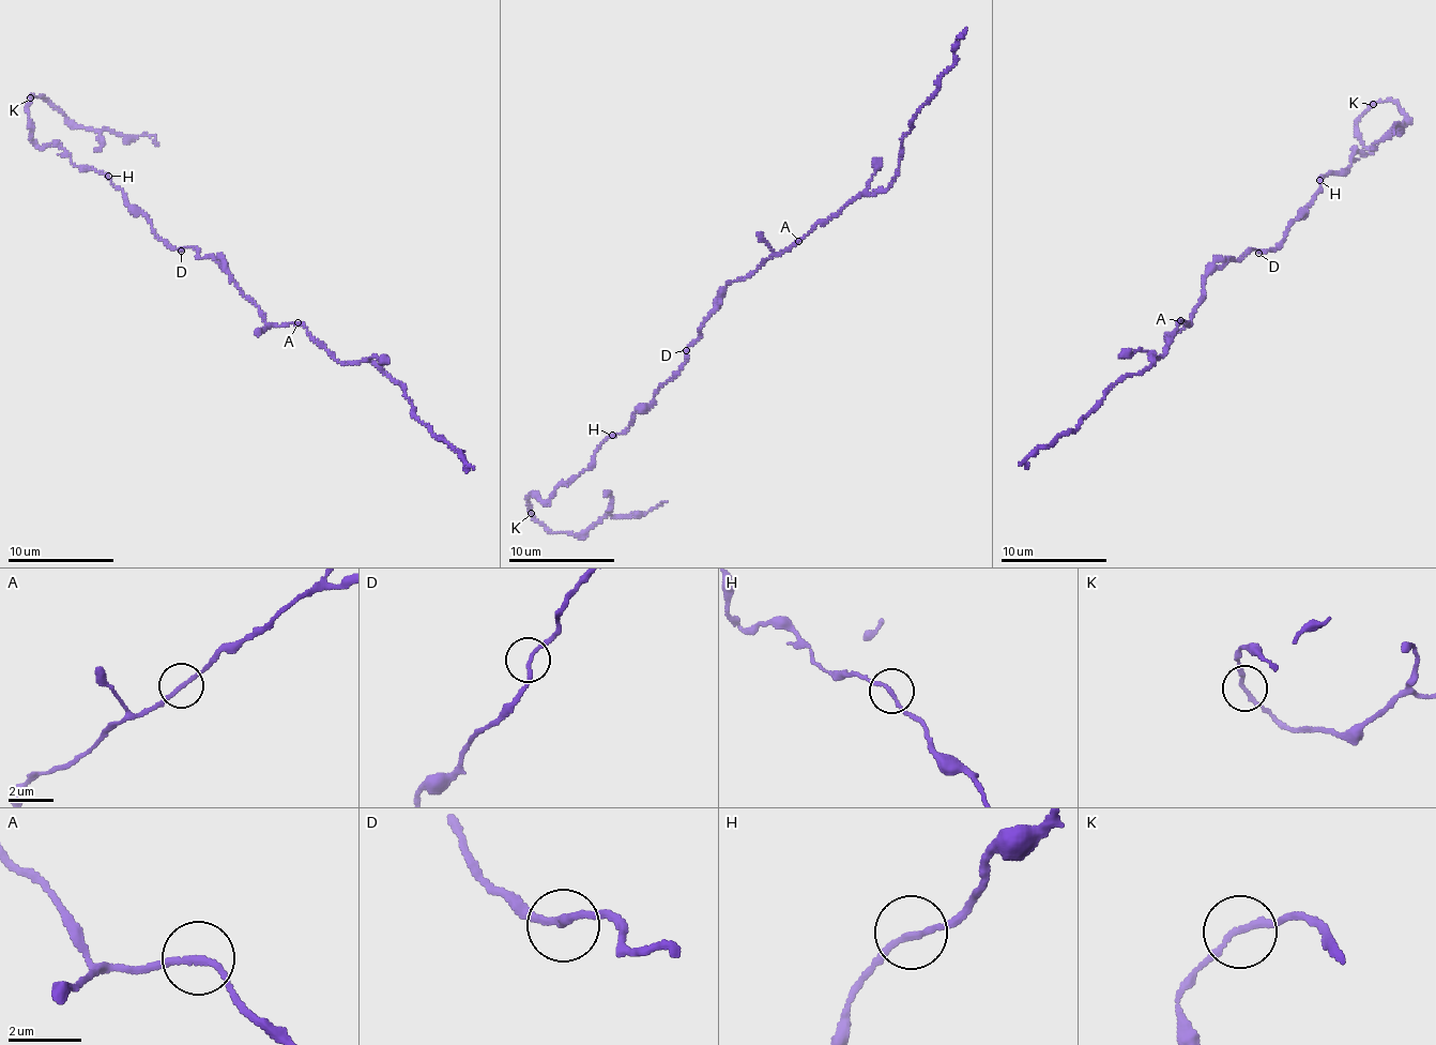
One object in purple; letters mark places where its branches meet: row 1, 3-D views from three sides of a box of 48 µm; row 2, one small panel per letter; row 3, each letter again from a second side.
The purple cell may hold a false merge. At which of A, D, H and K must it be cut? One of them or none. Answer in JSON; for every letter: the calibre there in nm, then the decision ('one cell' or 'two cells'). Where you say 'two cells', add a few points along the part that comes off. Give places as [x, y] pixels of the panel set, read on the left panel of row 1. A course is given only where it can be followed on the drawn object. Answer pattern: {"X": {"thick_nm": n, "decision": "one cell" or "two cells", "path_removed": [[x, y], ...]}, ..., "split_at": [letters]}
{"A": {"thick_nm": 170, "decision": "one cell"}, "D": {"thick_nm": 180, "decision": "one cell"}, "H": {"thick_nm": 160, "decision": "one cell"}, "K": {"thick_nm": 170, "decision": "one cell"}, "split_at": []}

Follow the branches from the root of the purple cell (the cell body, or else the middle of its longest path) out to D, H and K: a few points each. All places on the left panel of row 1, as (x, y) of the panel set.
D: (198, 256), (191, 247), (181, 251)
H: (198, 256), (191, 247), (178, 250), (154, 232), (147, 218), (128, 203), (126, 194), (108, 176)
K: (198, 256), (154, 232), (95, 169), (83, 171), (56, 146), (35, 146), (29, 99)

